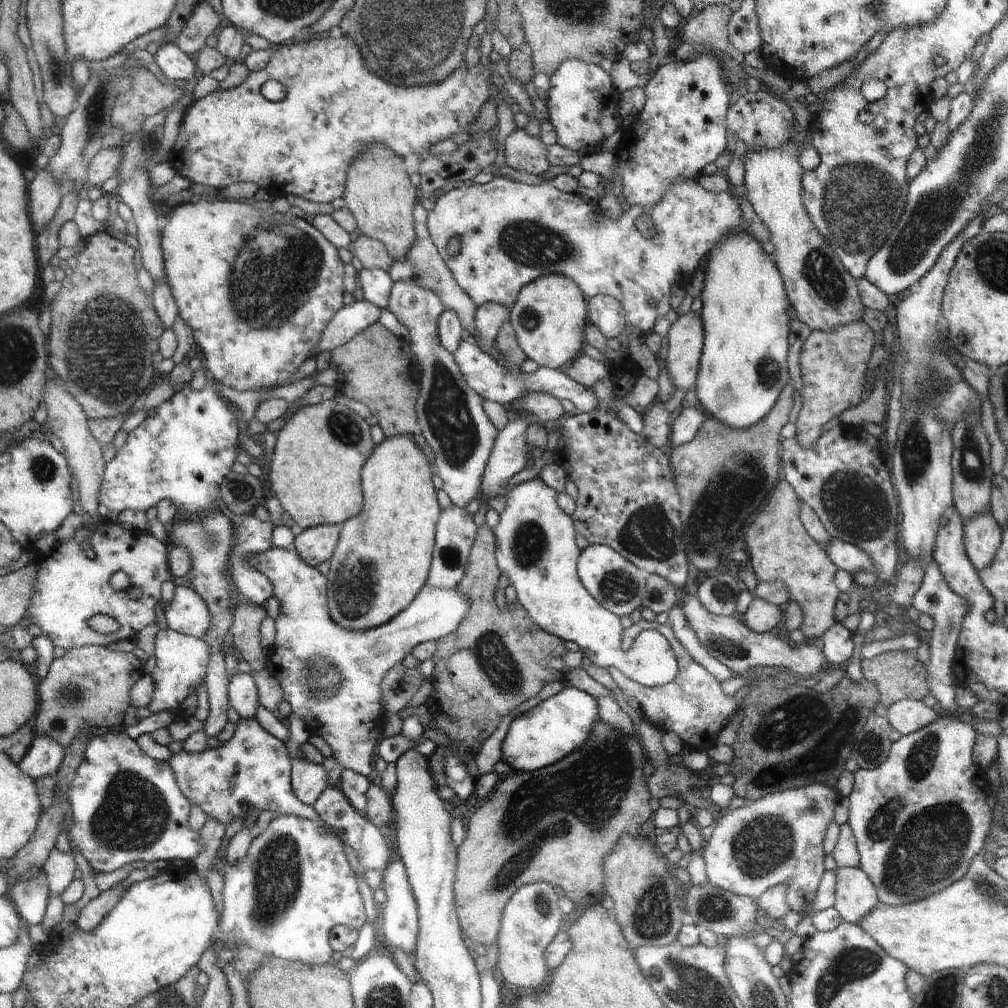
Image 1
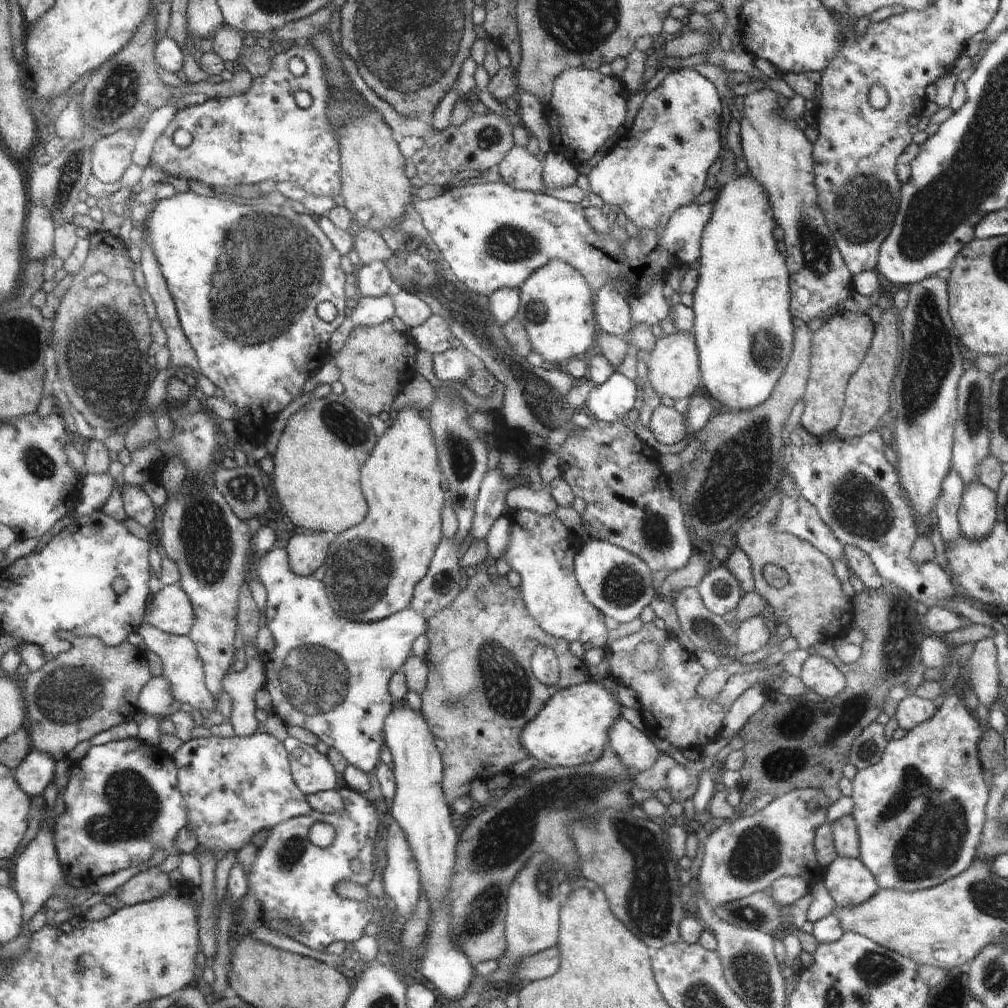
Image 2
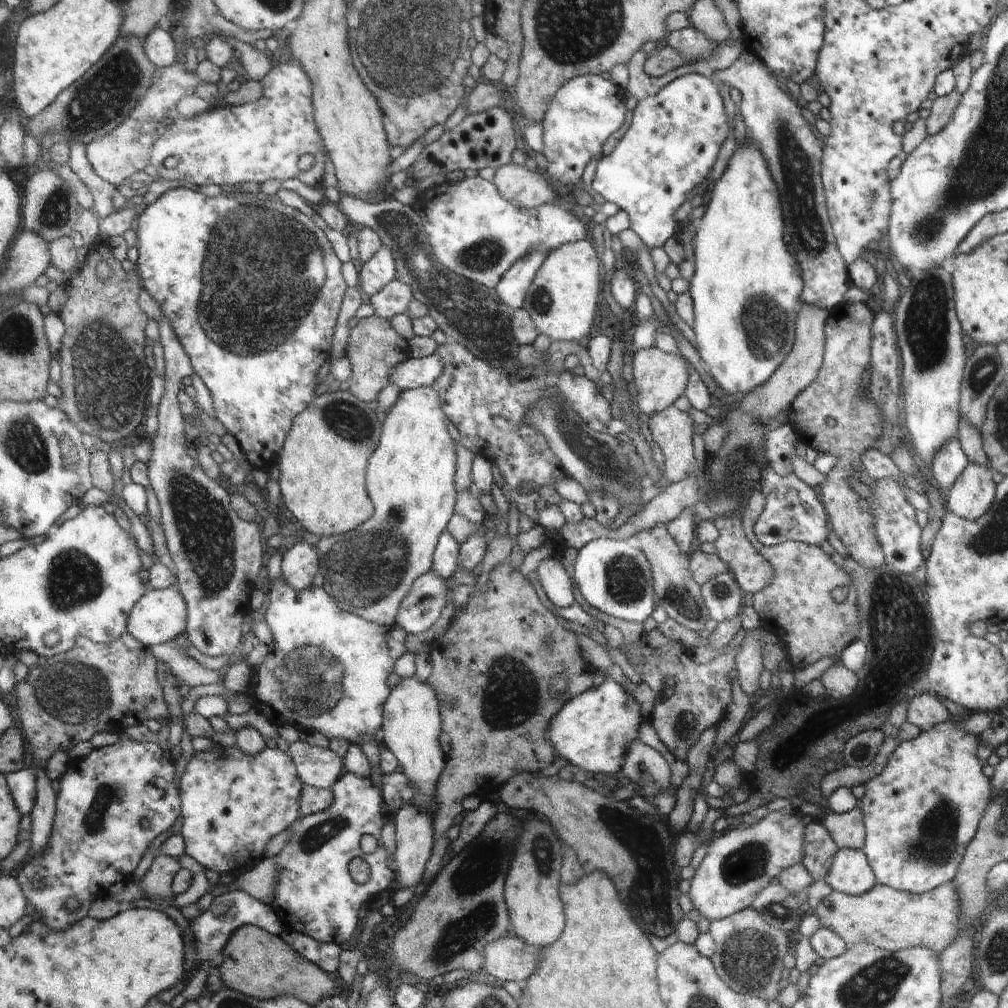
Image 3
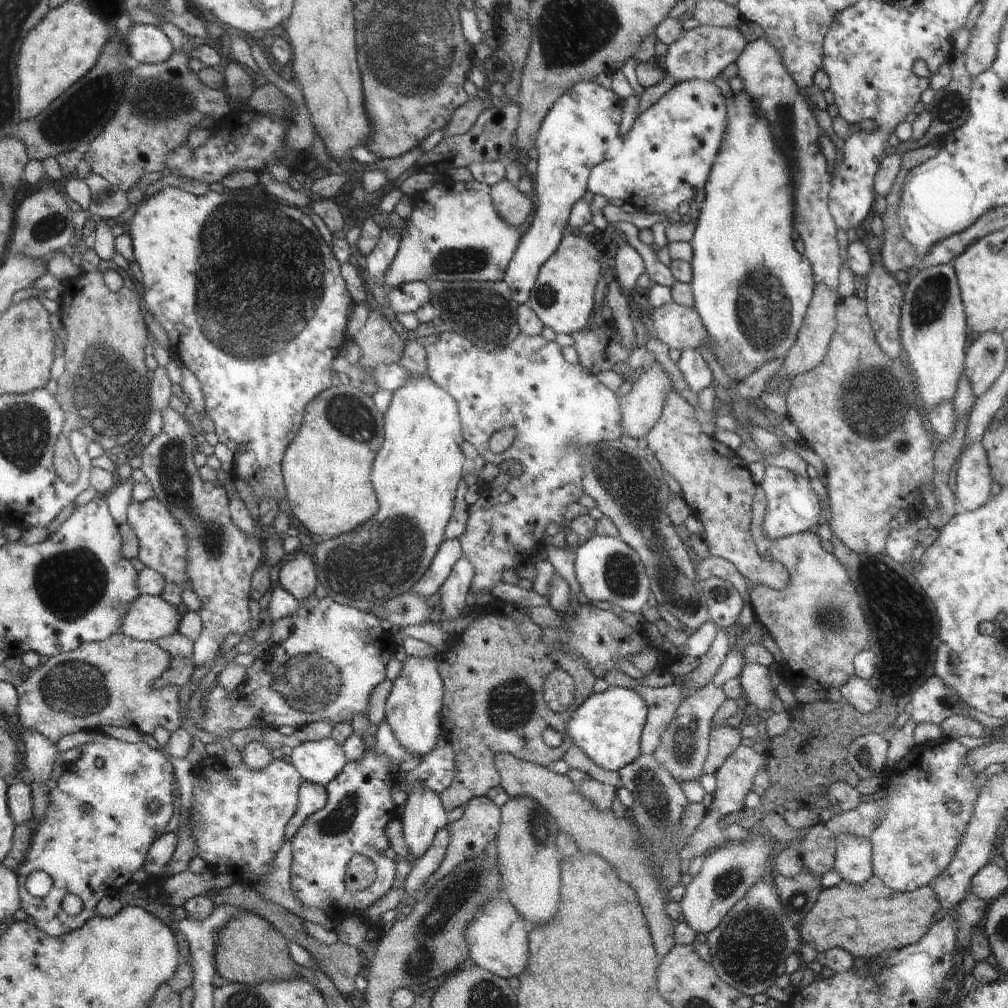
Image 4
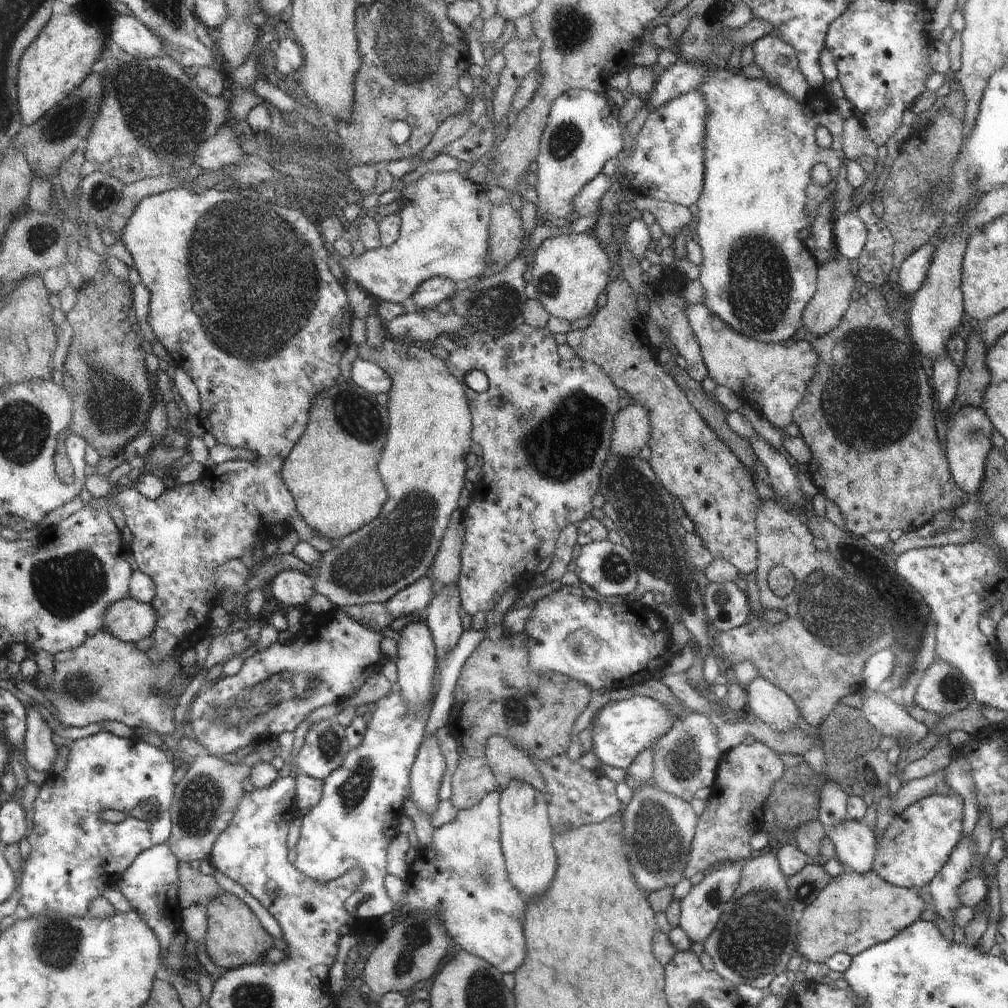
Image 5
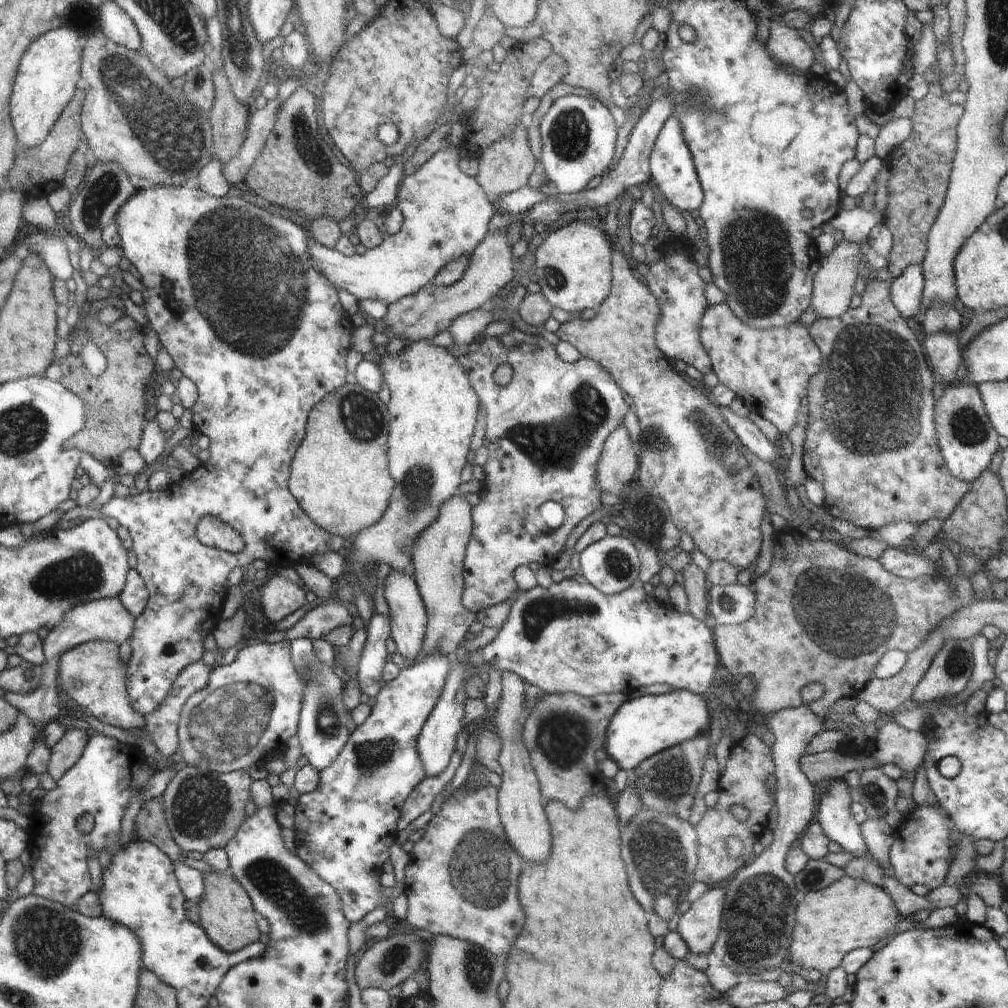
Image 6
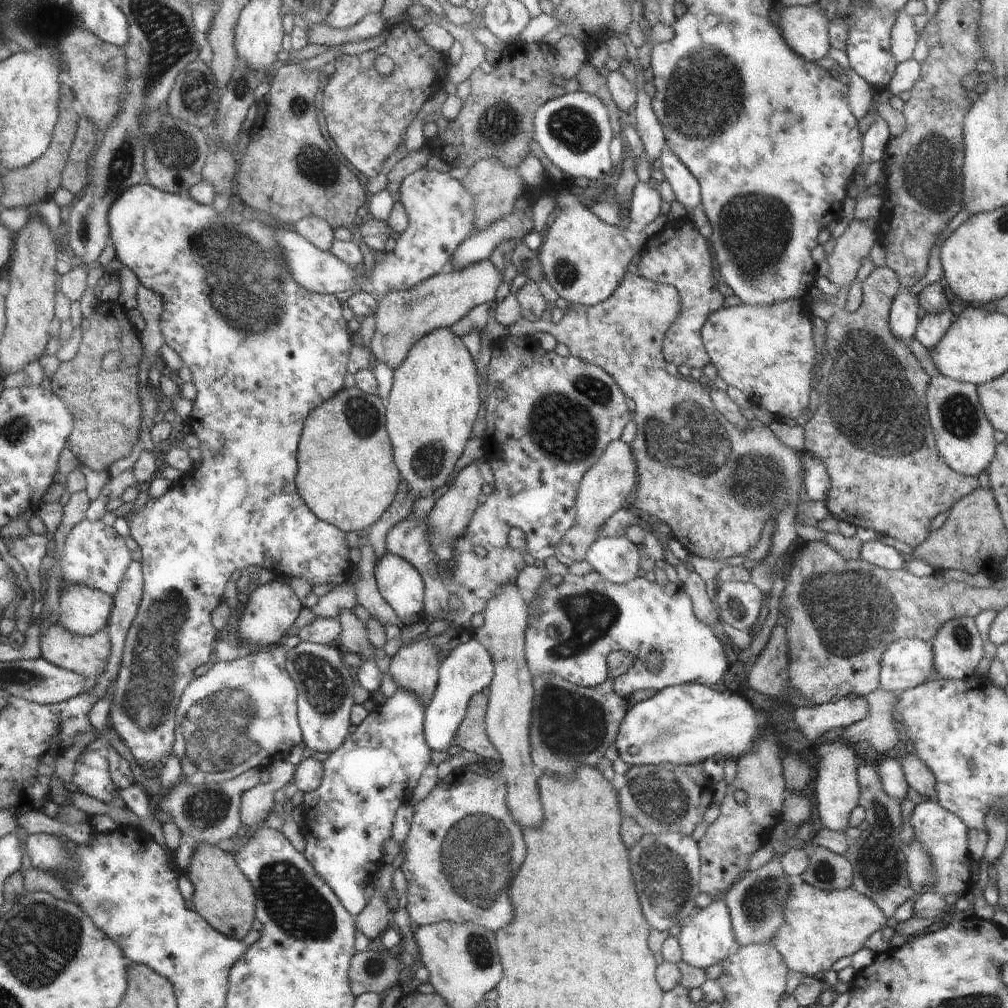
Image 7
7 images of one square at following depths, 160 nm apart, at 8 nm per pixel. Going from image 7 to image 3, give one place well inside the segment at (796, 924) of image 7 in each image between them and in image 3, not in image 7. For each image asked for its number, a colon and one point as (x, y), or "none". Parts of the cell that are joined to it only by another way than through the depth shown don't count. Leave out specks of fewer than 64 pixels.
3: (890, 919)
4: (872, 919)
5: (857, 911)
6: (849, 914)

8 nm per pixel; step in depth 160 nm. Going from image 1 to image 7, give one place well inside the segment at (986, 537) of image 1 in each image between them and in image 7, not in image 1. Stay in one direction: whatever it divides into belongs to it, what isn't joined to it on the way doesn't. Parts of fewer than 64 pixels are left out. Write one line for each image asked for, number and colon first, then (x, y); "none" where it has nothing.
2: (978, 515)
3: (973, 493)
4: (973, 474)
5: (968, 436)
6: (968, 439)
7: (965, 438)

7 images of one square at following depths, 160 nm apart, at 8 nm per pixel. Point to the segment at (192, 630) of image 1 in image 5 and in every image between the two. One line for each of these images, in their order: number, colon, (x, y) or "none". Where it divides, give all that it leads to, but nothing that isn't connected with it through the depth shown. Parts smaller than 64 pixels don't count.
2: (170, 610)
3: (159, 616)
4: (148, 618)
5: (128, 620)

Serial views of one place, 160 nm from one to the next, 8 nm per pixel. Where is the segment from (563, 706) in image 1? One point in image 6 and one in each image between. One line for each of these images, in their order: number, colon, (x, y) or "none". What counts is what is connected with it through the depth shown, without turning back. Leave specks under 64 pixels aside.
2: (573, 728)
3: (593, 730)
4: (607, 727)
5: (623, 729)
6: (643, 727)

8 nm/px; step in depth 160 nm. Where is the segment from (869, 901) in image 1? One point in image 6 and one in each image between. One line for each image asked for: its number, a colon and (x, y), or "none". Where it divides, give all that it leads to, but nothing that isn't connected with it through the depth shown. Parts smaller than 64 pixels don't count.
2: (849, 882)
3: (850, 873)
4: (853, 856)
5: (856, 846)
6: (834, 813)

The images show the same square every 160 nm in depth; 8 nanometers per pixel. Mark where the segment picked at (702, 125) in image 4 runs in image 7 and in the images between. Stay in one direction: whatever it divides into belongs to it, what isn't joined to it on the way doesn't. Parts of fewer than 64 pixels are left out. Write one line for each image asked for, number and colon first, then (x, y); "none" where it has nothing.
5: (670, 157)
6: (673, 171)
7: (685, 185)

